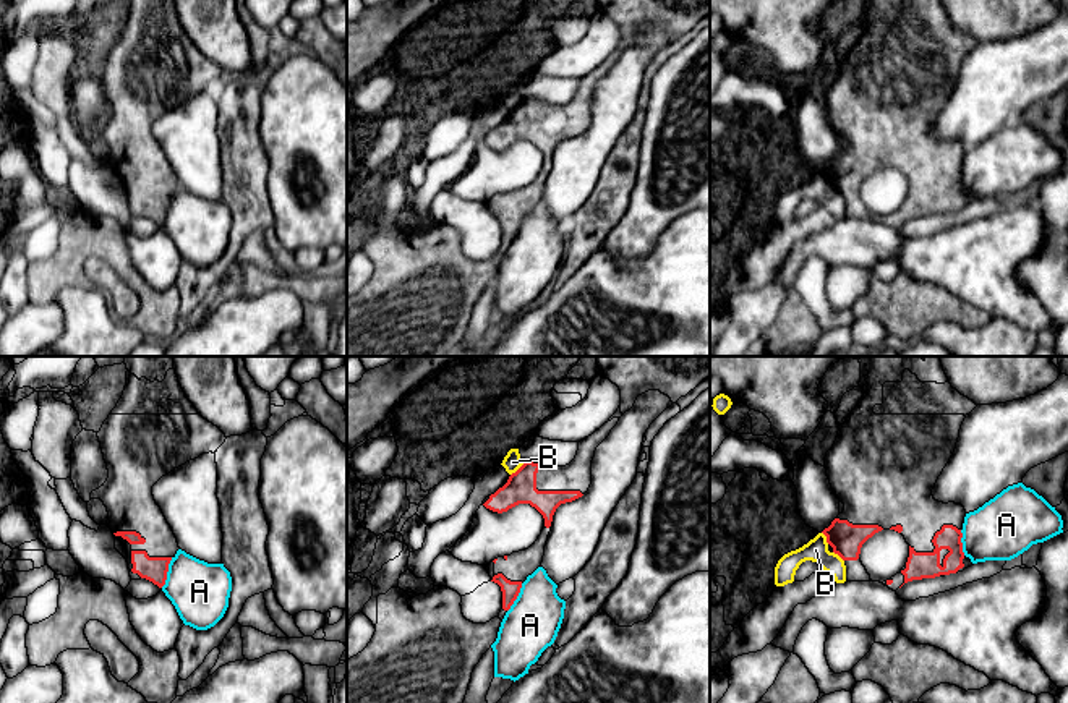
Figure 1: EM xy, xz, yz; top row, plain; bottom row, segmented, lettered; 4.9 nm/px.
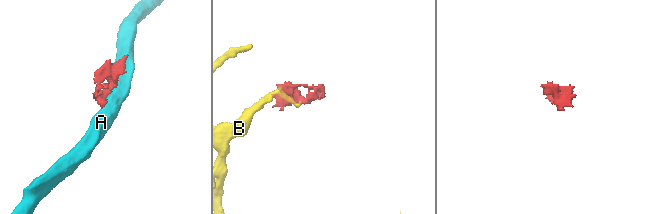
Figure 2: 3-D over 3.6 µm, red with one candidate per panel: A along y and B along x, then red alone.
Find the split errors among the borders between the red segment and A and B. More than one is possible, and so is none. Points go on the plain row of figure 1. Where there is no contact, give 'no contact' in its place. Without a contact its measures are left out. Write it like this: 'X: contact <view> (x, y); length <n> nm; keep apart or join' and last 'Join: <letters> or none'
A: contact xy (167, 208); length 160 nm; keep apart
B: contact xz (519, 106); length 100 nm; keep apart
Join: none

